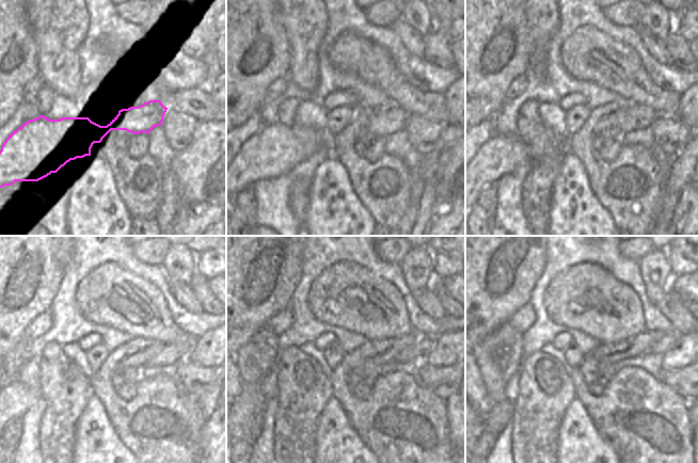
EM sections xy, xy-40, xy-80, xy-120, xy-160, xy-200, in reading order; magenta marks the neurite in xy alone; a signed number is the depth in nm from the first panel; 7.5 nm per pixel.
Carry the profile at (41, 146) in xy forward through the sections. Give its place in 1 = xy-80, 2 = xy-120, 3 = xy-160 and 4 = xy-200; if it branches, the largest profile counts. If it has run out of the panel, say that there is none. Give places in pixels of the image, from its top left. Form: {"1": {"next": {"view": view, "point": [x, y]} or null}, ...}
{"1": {"next": {"view": "xy-80", "point": [501, 155]}}, "2": {"next": {"view": "xy-120", "point": [14, 398]}}, "3": {"next": {"view": "xy-160", "point": [251, 400]}}, "4": {"next": {"view": "xy-200", "point": [667, 341]}}}

